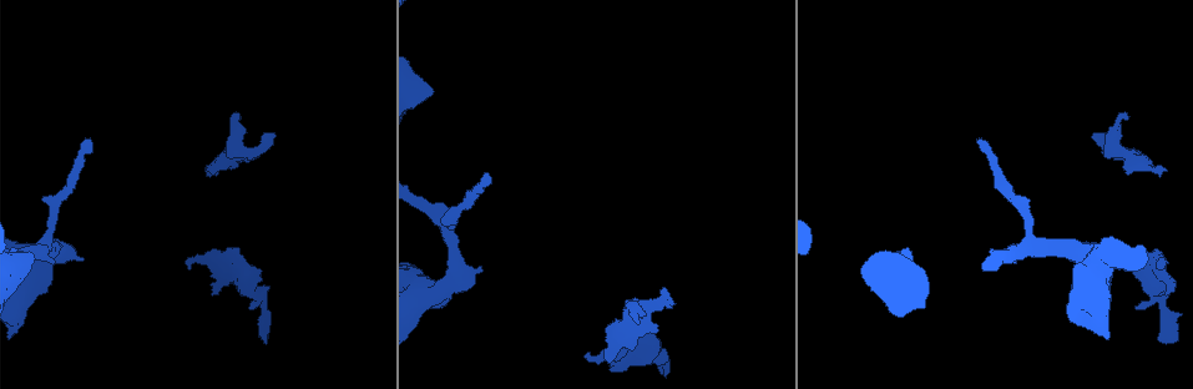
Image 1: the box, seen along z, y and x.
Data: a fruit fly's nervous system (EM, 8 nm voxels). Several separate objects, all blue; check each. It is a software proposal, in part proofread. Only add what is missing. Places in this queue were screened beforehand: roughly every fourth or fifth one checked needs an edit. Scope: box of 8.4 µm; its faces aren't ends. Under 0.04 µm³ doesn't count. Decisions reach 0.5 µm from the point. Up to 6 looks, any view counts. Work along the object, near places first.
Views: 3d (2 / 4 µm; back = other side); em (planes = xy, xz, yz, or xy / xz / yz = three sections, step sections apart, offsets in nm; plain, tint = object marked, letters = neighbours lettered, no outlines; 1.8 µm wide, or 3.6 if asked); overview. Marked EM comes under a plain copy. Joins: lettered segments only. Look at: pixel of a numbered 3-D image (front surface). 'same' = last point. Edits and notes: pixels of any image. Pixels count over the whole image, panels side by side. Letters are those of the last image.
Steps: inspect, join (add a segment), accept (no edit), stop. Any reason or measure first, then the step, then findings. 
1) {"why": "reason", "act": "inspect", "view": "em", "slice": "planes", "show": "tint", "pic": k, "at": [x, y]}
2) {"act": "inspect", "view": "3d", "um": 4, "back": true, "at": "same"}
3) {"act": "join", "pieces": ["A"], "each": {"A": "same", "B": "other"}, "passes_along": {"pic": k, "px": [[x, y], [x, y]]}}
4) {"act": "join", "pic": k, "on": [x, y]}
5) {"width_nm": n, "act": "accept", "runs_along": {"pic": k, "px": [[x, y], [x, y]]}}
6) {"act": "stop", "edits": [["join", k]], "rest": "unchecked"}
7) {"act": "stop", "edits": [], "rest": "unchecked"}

{"why": "free end", "act": "inspect", "view": "3d", "um": 2, "pic": 1, "at": [485, 174]}

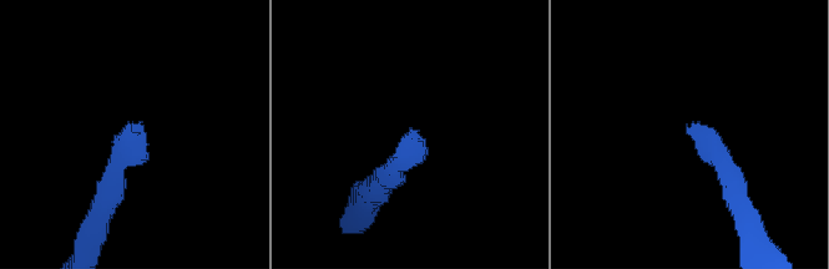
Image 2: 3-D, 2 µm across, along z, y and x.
{"act": "inspect", "view": "em", "um": 3.6, "slice": "planes", "show": "letters", "pic": 2, "at": [409, 131]}

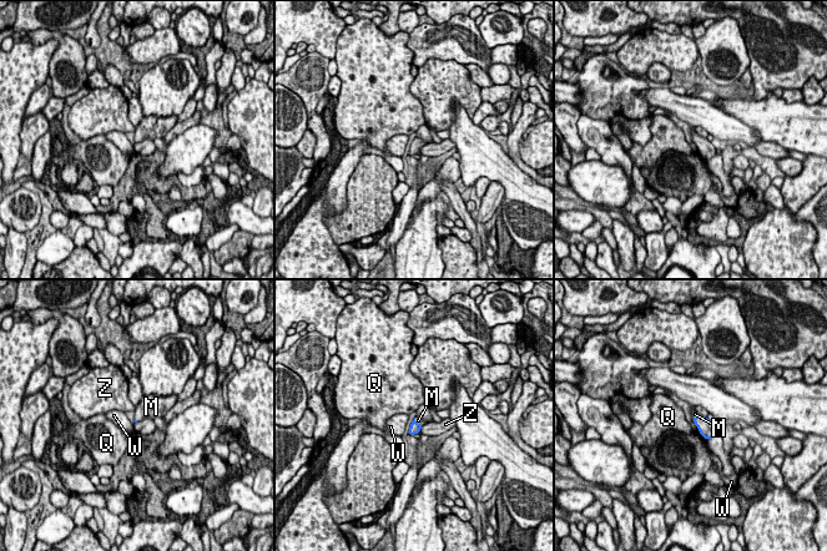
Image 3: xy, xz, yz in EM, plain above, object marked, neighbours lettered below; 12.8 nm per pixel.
{"longest_contact_nm": ["W", 200], "act": "join", "pieces": ["M"], "each": {"M": "same", "Q": "other", "W": "other", "Z": "other"}, "found": "the neuron continues"}

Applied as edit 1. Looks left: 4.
{"act": "inspect", "view": "overview"}

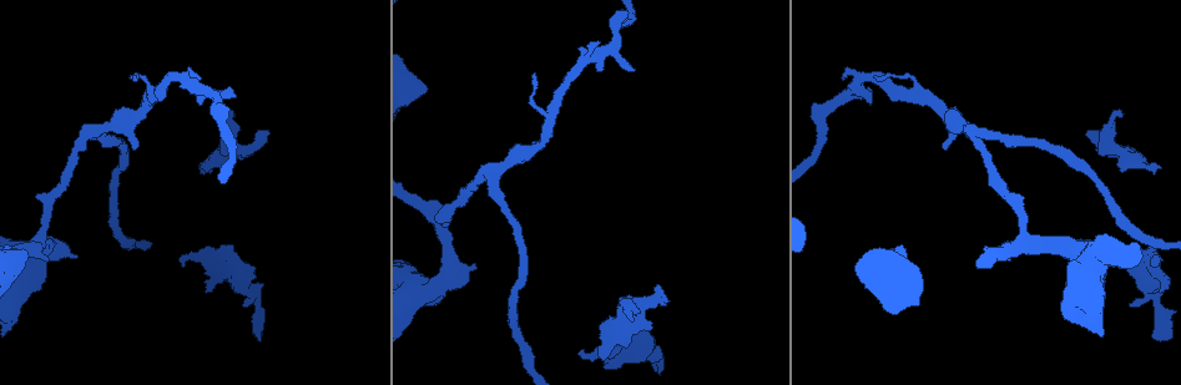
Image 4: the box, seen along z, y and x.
{"act": "inspect", "view": "3d", "um": 2, "back": true, "pic": 4, "at": [474, 265]}

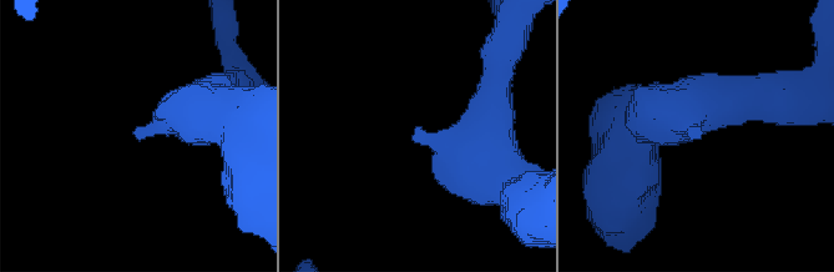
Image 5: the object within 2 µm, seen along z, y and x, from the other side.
{"act": "inspect", "view": "em", "slice": "yz", "step": 4, "show": "letters", "pic": 5, "at": [136, 138]}

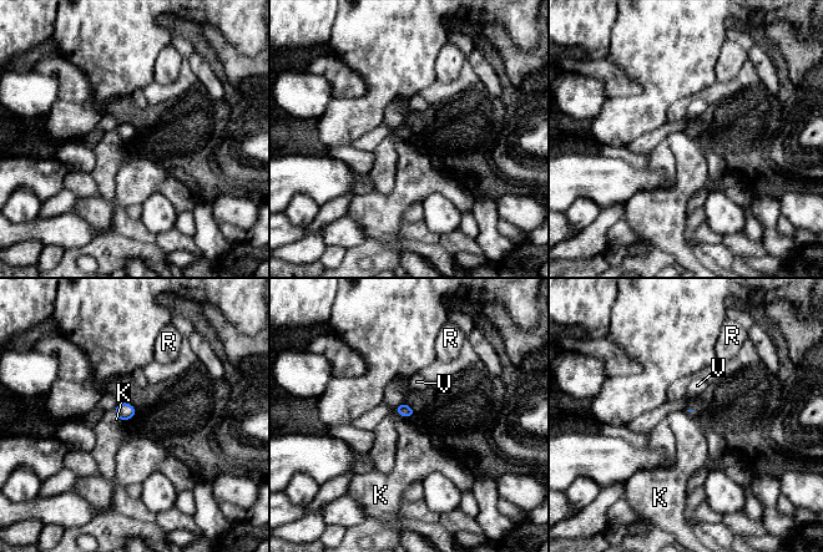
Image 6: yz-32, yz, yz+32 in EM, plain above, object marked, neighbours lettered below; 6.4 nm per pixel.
{"longest_contact_nm": ["K", 120], "act": "accept", "each": {"K": "other", "R": "other", "V": "other"}, "found": "none of them fits"}

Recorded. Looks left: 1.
{"act": "stop", "edits": [["join", 3]], "rest": "unchecked"}

